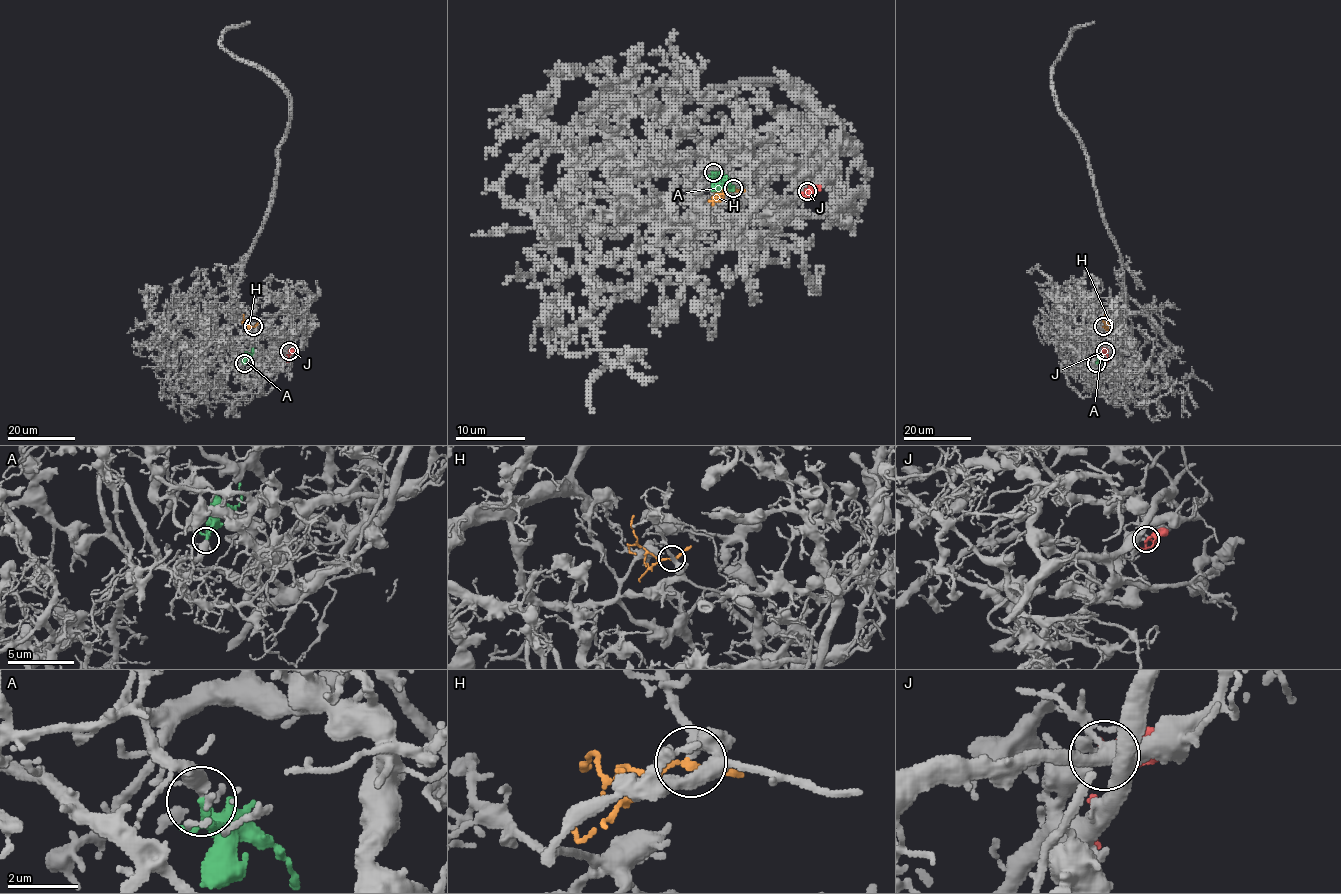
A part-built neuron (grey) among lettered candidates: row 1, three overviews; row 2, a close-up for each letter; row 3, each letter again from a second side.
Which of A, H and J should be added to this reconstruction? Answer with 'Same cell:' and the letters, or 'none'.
Same cell: A

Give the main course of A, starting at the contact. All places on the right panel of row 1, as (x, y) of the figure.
A: (1095, 363), (1103, 348)

